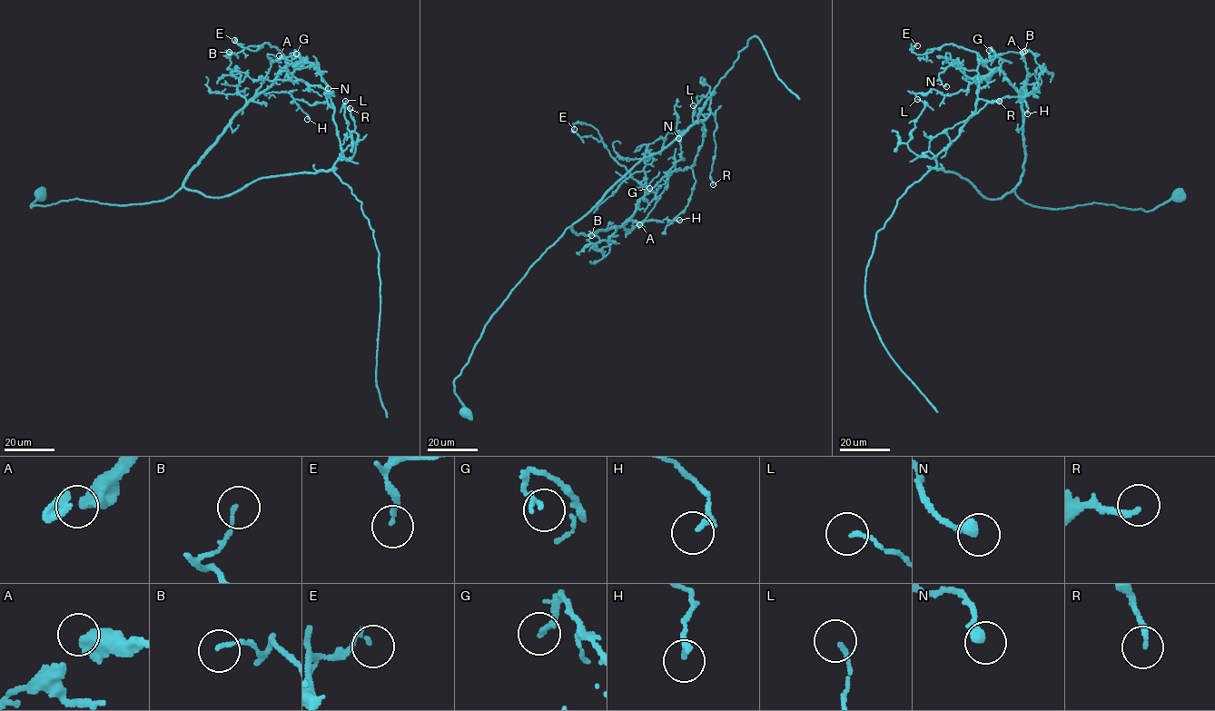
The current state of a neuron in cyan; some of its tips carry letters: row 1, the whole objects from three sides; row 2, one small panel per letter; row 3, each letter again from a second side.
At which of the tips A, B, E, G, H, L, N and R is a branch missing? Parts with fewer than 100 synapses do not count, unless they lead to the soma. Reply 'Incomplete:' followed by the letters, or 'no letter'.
Incomplete: no letter

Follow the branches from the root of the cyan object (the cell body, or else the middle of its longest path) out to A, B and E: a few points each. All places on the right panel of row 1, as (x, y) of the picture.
A: (1178, 196), (1149, 211), (1034, 207), (1014, 189), (984, 198), (937, 169), (975, 110), (978, 65), (1022, 52)
B: (1178, 196), (1149, 211), (1093, 202), (1034, 207), (1020, 199), (1022, 100), (1041, 71), (1024, 51)
E: (1178, 196), (1149, 211), (1024, 202), (1014, 190), (1022, 97), (973, 51), (949, 44), (916, 54), (917, 45)

